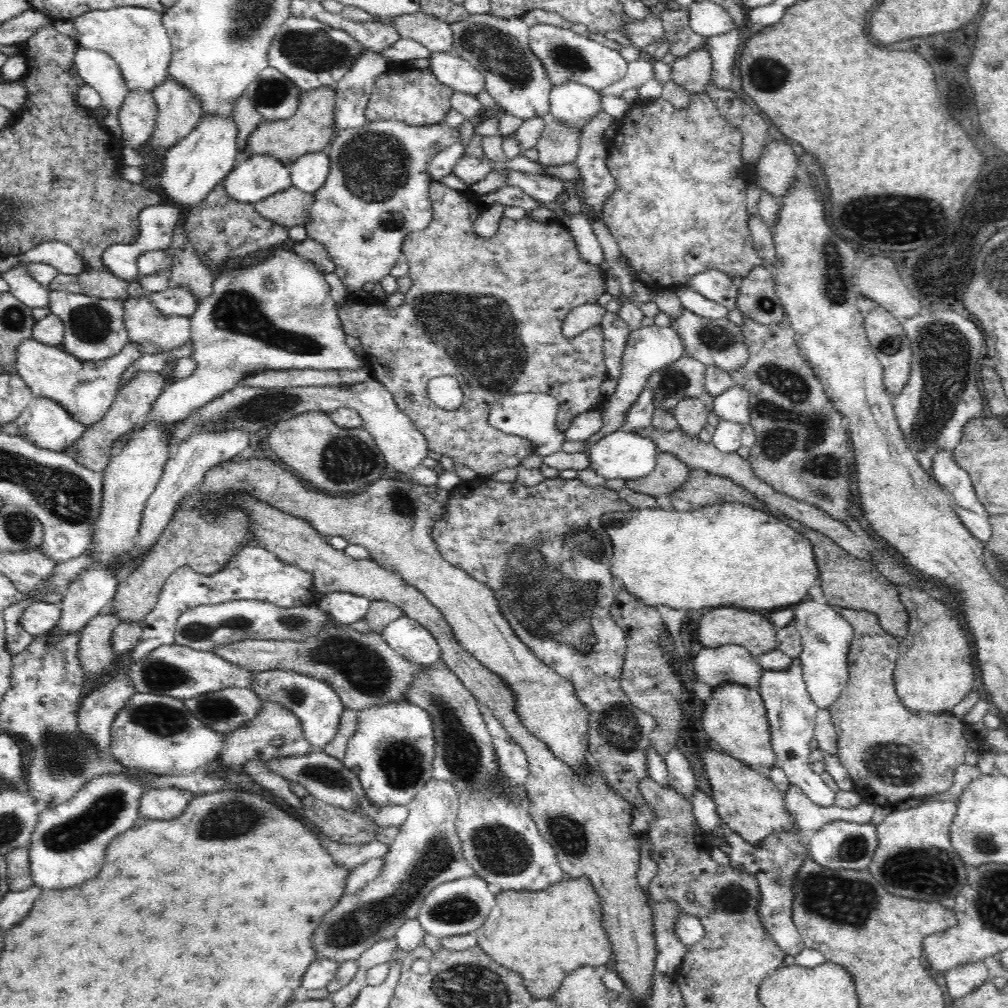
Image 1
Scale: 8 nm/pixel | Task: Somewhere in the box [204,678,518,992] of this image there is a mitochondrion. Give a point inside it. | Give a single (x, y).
(363, 922)

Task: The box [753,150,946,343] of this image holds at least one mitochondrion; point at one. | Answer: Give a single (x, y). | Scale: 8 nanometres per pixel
(902, 208)

